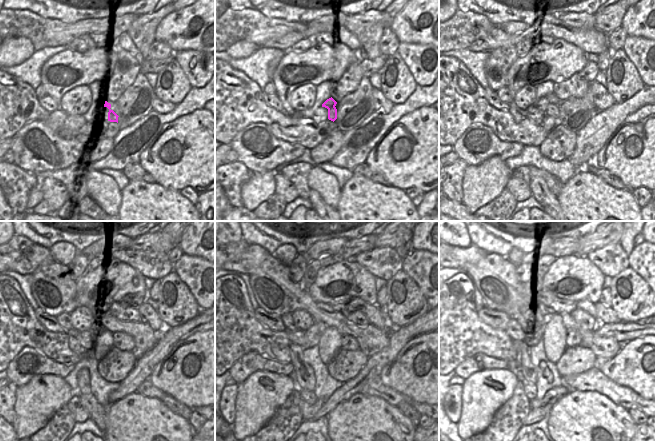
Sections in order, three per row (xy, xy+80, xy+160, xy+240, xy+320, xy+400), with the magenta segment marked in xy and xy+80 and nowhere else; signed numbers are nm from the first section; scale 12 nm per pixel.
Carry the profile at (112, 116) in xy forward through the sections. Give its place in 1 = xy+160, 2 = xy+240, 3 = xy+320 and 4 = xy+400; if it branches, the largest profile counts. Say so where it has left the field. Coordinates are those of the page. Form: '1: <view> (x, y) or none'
1: xy+160 (543, 104)
2: xy+240 (95, 330)
3: xy+320 (313, 335)
4: xy+400 (531, 340)

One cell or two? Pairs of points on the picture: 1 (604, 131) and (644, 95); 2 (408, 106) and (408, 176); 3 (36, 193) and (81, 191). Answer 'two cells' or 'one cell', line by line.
1: one cell
2: two cells
3: two cells

